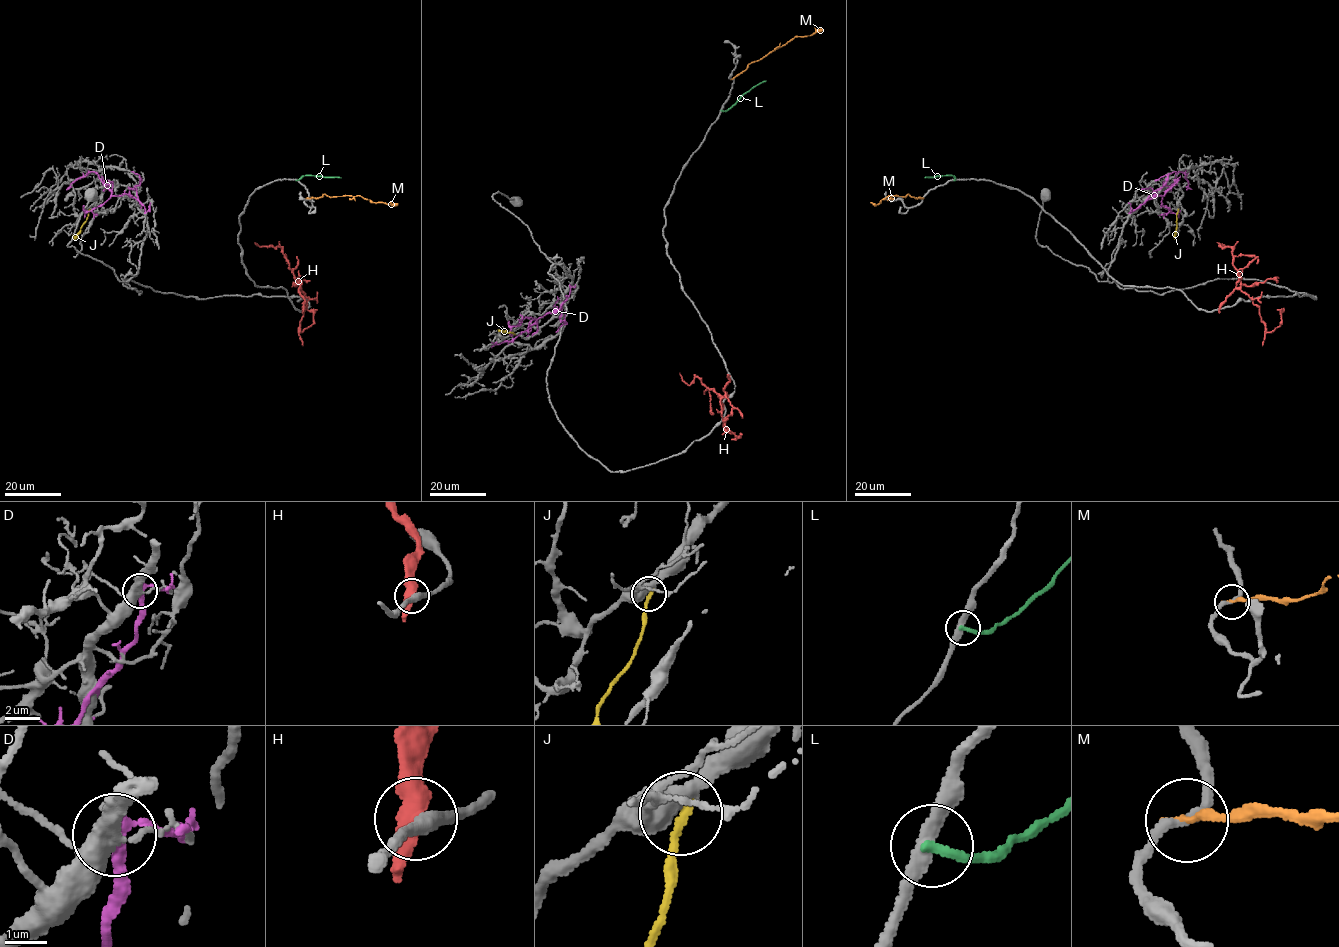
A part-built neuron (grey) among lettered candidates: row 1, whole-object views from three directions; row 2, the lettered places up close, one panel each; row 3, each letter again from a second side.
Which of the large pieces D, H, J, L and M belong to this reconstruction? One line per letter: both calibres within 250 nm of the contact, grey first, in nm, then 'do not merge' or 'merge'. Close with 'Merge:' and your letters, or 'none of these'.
D: 400/360 nm | do not merge
H: 340/400 nm | do not merge
J: 400/200 nm | merge
L: 280/200 nm | do not merge
M: 240/200 nm | do not merge
Merge: J

